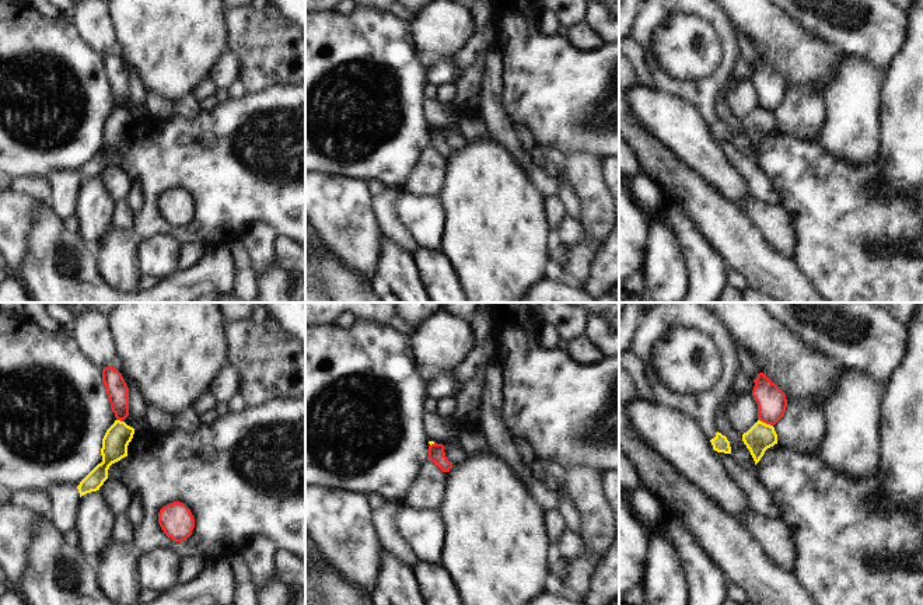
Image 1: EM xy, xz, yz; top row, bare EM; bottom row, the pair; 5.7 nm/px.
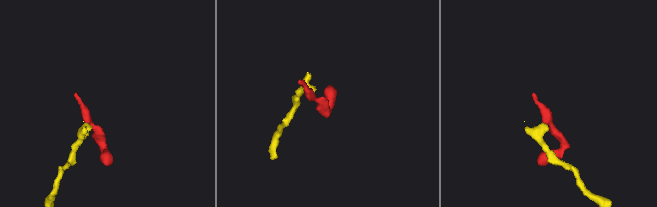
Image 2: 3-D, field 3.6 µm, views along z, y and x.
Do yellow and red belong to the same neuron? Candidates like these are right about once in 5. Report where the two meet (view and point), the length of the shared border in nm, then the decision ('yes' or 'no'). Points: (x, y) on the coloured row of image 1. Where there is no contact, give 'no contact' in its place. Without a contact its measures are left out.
yz (765, 423) | 100 nm | no

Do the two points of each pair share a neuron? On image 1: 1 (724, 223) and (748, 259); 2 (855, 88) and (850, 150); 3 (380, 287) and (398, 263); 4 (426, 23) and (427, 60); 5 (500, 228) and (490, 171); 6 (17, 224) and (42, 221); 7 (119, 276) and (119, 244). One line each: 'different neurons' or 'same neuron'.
1: same neuron
2: same neuron
3: different neurons
4: same neuron
5: same neuron
6: different neurons
7: same neuron

